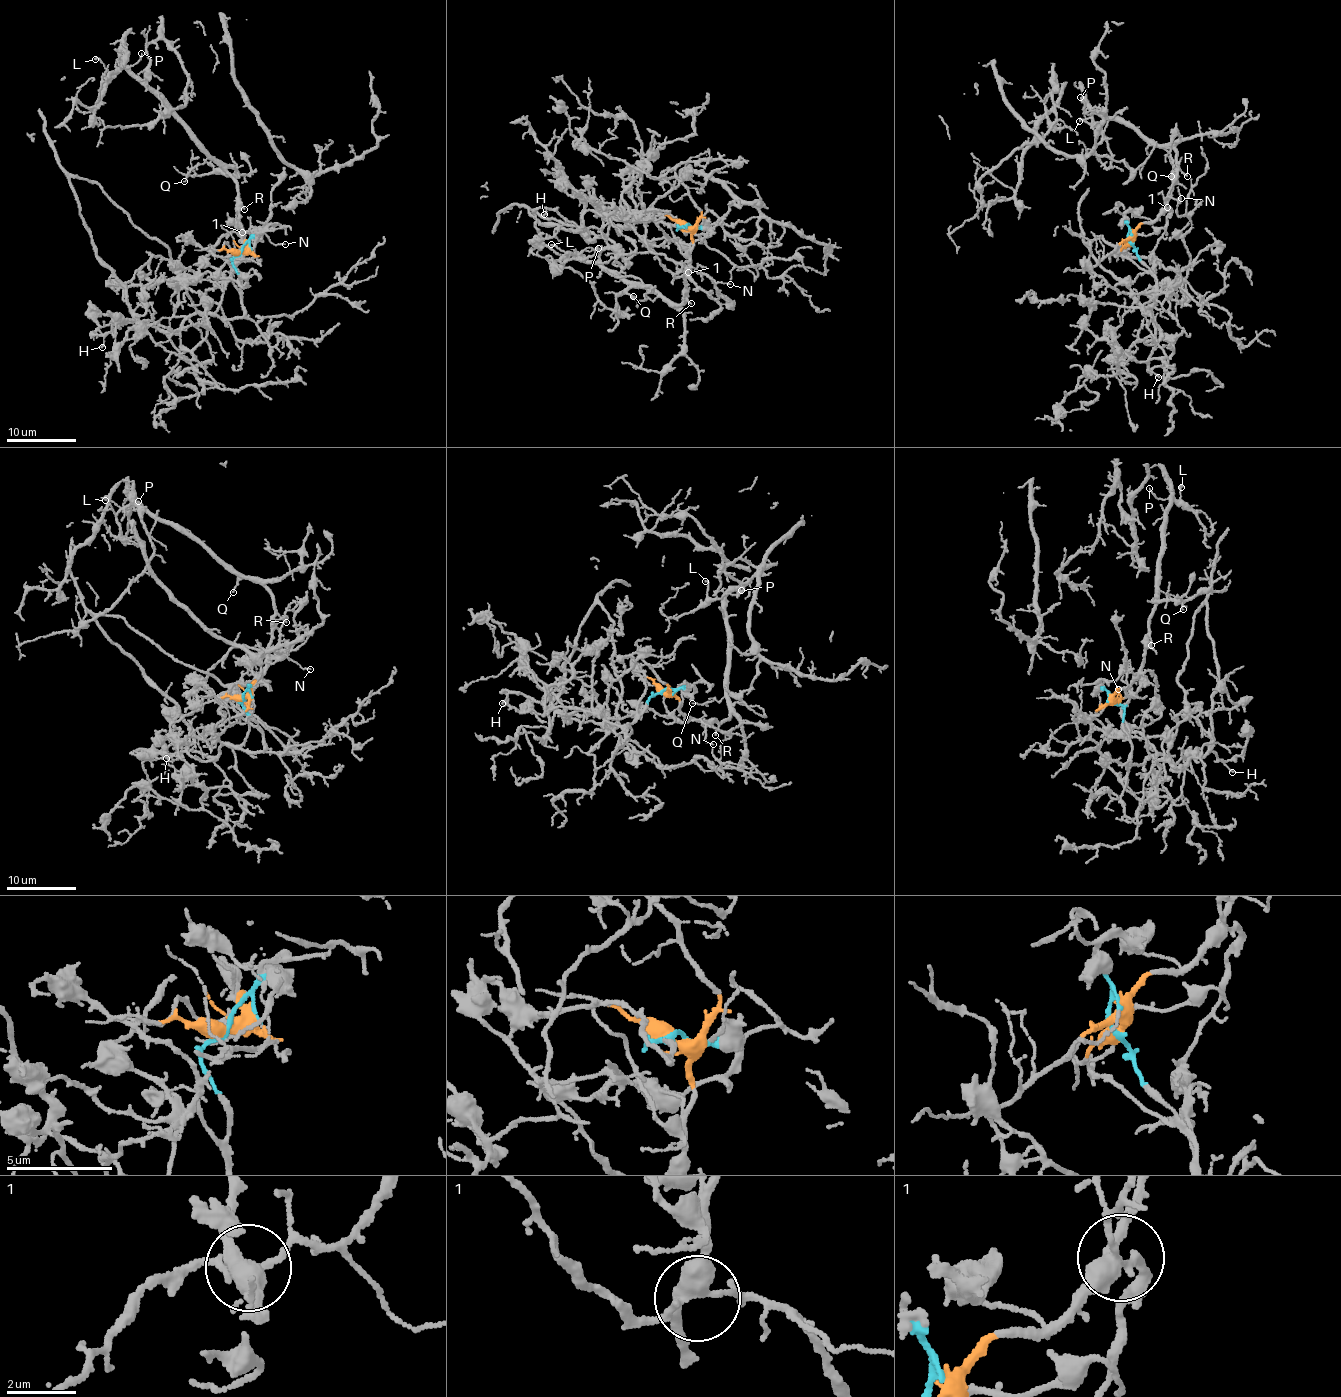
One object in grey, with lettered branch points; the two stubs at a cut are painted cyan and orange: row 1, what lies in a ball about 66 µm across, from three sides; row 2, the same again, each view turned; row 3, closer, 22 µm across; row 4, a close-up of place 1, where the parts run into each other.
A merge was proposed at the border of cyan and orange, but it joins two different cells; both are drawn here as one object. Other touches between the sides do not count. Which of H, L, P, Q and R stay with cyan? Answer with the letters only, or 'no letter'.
H

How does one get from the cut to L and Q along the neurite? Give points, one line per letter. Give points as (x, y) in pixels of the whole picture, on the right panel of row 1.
L: (1131, 244), (1136, 229), (1160, 212), (1171, 193), (1176, 151), (1095, 113), (1092, 124), (1079, 121)
Q: (1131, 244), (1136, 229), (1160, 212), (1171, 193), (1176, 151), (1161, 147), (1173, 166), (1171, 176)

